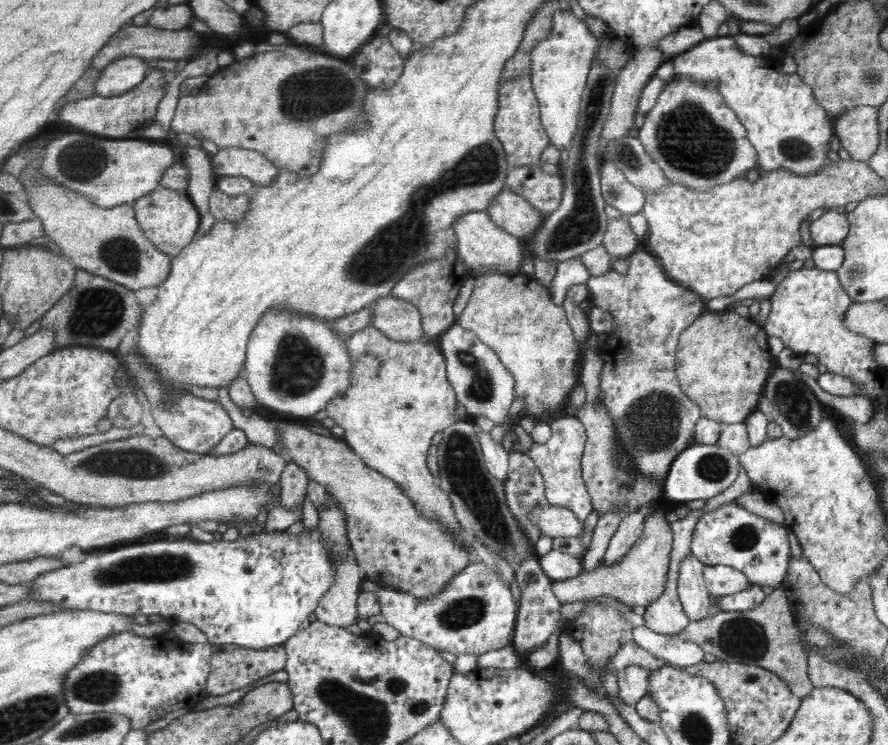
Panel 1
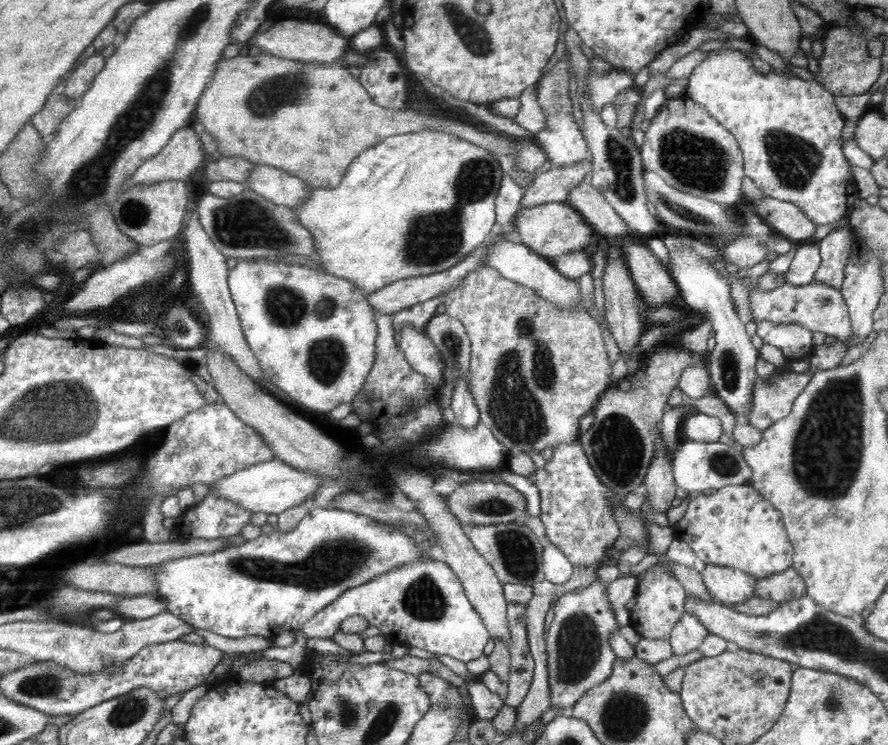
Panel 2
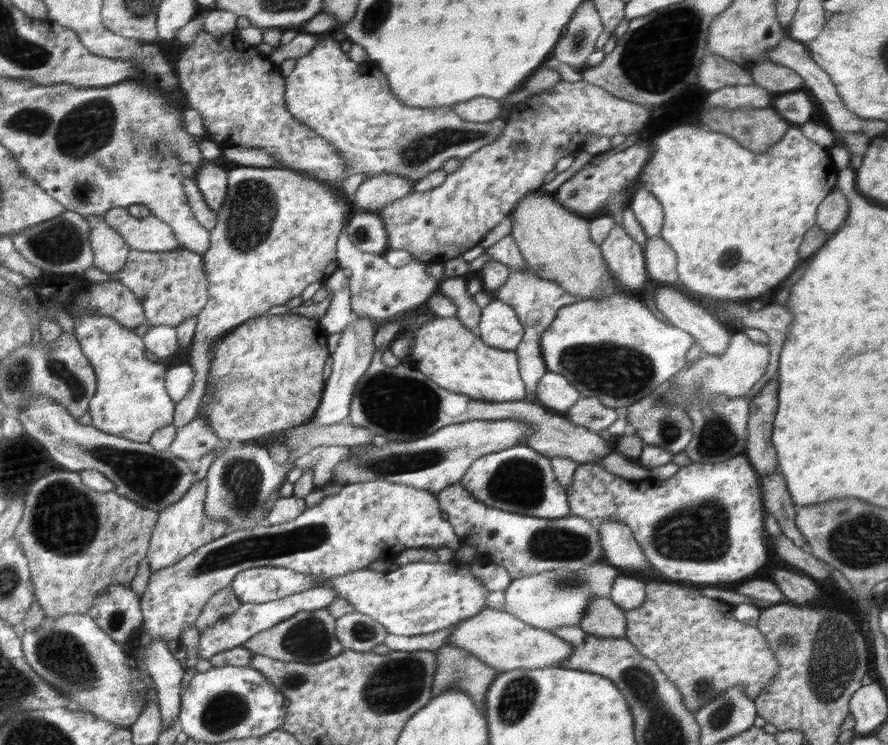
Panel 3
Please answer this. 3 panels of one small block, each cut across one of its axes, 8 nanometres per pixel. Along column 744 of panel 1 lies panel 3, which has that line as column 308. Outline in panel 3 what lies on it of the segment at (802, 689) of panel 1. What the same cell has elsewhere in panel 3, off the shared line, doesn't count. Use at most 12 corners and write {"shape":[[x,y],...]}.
{"shape":[[327,608],[302,611],[244,642],[302,664],[345,650]]}

